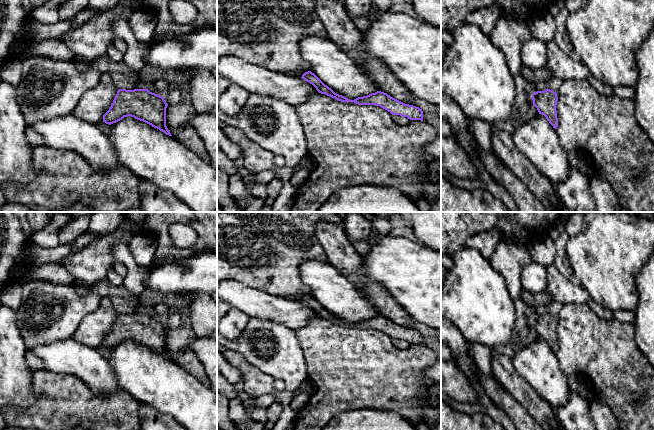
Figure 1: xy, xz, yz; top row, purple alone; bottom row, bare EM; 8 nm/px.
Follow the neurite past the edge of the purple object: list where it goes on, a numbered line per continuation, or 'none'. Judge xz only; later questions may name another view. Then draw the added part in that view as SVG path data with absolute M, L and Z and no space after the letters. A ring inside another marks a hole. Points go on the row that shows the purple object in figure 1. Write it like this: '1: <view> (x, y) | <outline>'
none

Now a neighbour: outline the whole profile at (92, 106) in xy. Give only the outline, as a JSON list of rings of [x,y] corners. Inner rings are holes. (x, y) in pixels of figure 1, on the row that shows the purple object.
[[[109,73],[101,74],[98,85],[88,90],[79,100],[72,114],[96,125],[105,135],[110,133],[110,125],[103,121],[103,115],[111,107],[119,88],[113,83]]]

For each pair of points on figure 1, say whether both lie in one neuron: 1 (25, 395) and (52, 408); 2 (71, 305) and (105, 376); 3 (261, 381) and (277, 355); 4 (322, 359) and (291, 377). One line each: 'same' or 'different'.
1: different
2: different
3: different
4: different

